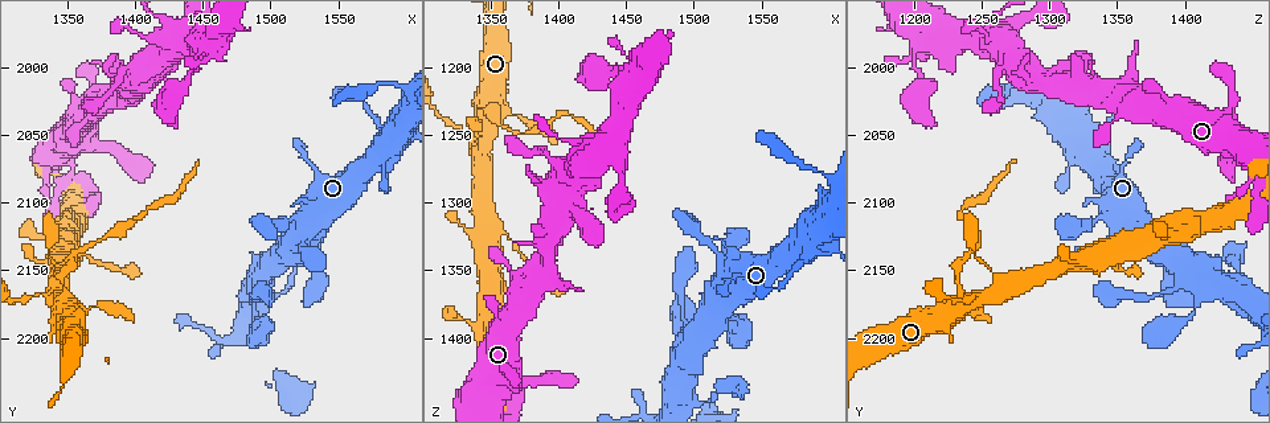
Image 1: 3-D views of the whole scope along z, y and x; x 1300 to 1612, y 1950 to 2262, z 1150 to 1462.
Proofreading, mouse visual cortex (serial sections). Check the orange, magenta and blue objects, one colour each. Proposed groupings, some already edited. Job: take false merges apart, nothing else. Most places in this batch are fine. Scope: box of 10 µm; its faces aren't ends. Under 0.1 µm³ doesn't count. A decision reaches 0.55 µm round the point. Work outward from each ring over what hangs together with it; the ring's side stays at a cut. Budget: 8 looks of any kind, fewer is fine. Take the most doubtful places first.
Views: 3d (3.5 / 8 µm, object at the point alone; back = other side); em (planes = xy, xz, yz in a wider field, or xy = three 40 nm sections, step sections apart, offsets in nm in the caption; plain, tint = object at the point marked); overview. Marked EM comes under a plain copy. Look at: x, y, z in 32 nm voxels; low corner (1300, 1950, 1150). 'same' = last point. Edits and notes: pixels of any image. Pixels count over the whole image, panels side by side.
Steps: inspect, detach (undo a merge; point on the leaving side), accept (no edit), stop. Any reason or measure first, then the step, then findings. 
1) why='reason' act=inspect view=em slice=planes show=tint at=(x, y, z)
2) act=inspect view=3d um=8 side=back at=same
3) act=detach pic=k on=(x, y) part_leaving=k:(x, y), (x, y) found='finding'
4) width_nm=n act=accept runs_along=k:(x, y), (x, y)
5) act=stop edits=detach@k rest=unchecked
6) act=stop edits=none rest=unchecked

why='four or more arms meet' act=inspect view=3d um=3.5 at=(1348, 2168, 1234)

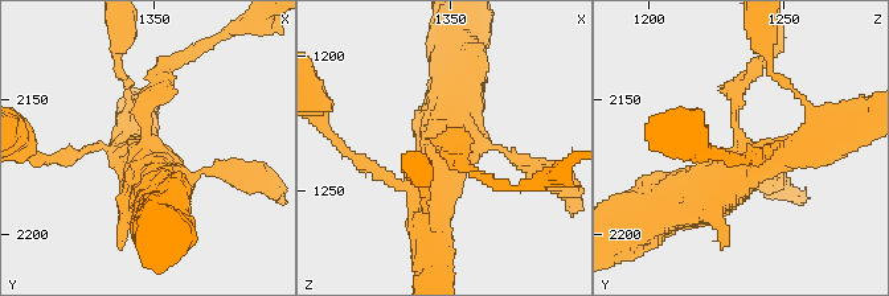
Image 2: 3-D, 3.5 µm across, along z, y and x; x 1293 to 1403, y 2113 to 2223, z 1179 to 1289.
act=inspect view=em slice=xy step=5 show=tint at=(1347, 2168, 1234)

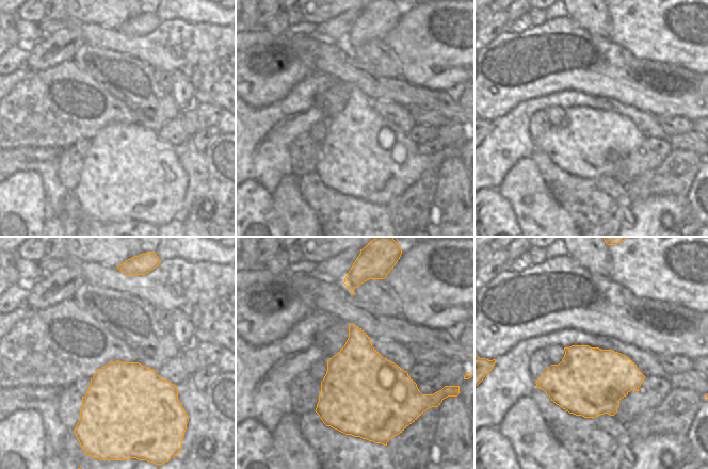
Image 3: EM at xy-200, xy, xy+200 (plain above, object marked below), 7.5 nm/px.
act=detach pic=2 on=(160, 62) found='two cells meet here'

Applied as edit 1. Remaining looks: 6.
why='redraw' act=inspect view=overview

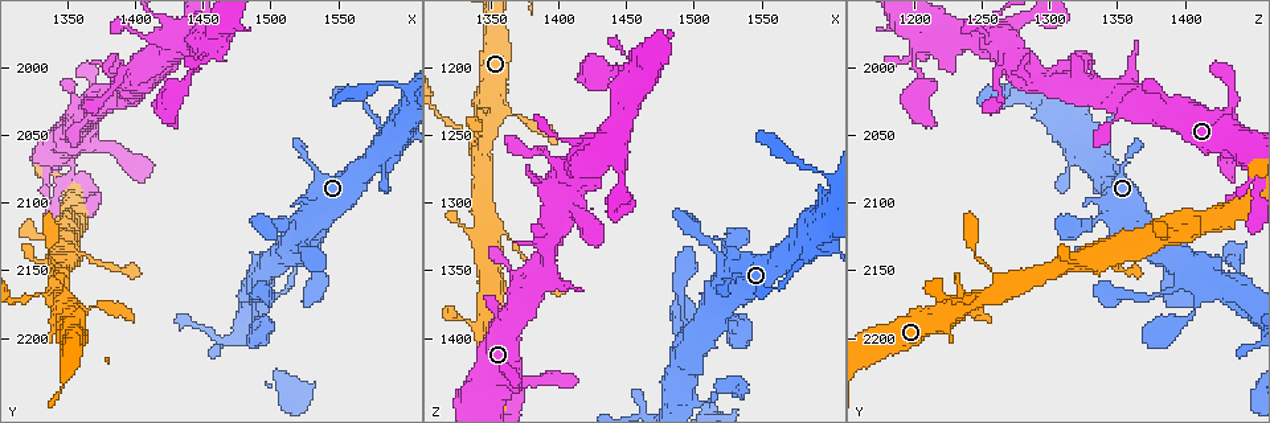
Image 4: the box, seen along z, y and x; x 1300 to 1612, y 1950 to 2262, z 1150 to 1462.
why='abrupt turn' act=inspect view=3d um=8 at=(1410, 2002, 1282)

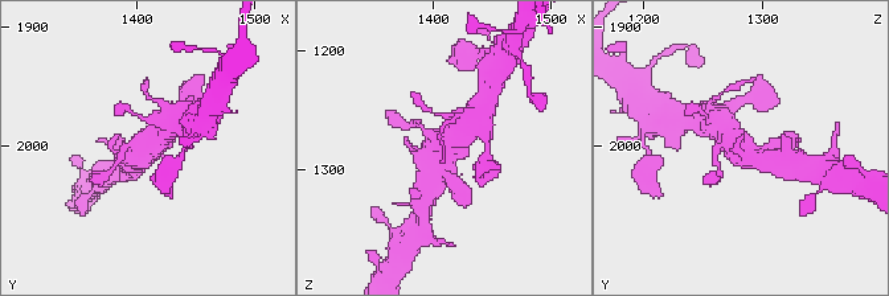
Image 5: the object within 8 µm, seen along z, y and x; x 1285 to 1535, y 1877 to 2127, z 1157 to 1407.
act=inspect view=3d um=3.5 at=same

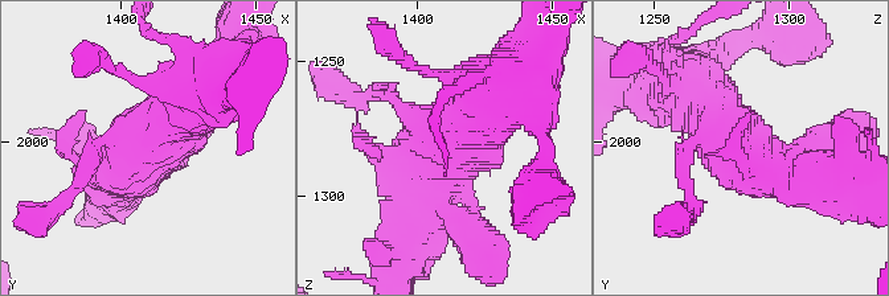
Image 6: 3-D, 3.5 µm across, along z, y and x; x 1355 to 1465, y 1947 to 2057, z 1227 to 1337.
why='shape alone is not enough' act=inspect view=em slice=xy step=3 show=tint at=(1410, 2000, 1281)

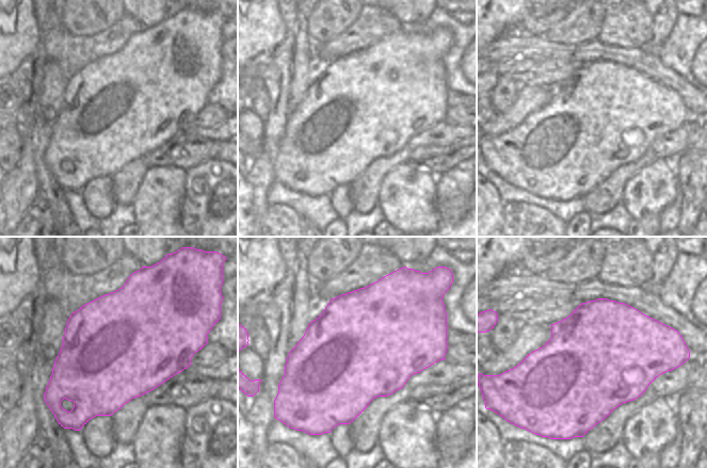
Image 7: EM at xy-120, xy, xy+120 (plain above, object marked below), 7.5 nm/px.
act=accept found='continuous, no second cell'

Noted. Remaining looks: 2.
why='sharp bend' act=inspect view=em slice=planes show=tint at=(1448, 1988, 1202)

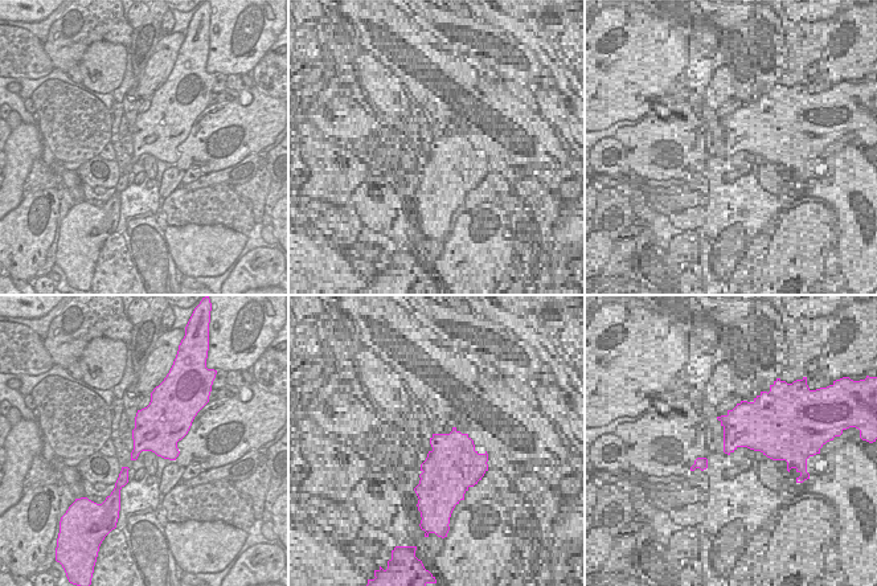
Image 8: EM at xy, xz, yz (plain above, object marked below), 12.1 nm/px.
why='wider look' act=inspect view=3d um=3.5 at=same

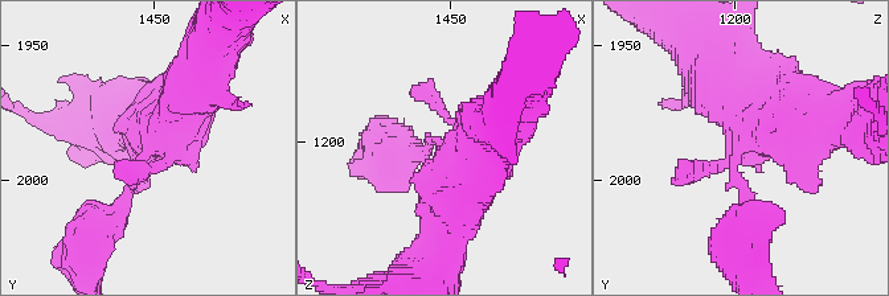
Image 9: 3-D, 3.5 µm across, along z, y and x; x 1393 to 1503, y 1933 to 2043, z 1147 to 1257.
act=accept found='continuous, no second cell'

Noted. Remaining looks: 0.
act=stop edits=detach@2 rest=unchecked

